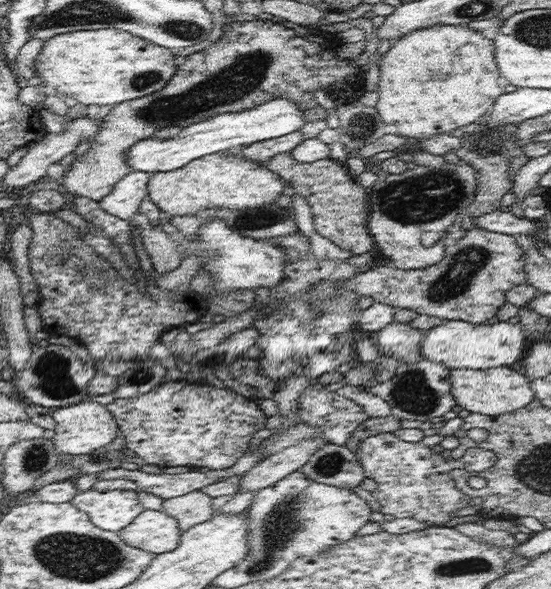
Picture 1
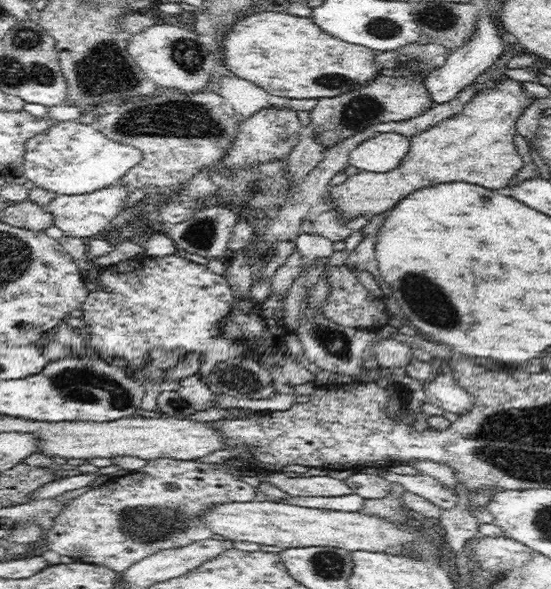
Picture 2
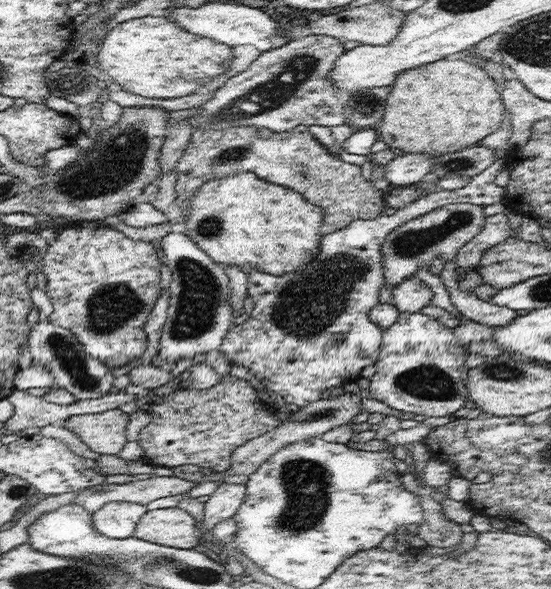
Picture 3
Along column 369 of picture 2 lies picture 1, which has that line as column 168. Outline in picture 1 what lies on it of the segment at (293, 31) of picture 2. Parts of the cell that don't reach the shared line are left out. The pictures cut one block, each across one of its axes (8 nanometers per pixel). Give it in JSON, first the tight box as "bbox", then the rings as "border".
{"bbox":[35,30,178,105],"border":[[[80,30],[44,41],[35,62],[36,76],[46,90],[72,103],[115,105],[162,90],[178,70],[174,56],[172,49],[124,30]]]}

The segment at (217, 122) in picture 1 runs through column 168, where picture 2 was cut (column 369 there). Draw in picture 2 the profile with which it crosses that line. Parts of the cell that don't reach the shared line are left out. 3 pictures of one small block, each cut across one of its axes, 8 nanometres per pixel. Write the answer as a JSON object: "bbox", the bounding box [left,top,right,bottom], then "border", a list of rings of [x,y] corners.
{"bbox":[349,132,411,172],"border":[[[396,132],[382,133],[358,143],[349,154],[350,166],[359,171],[390,172],[410,148],[411,139]]]}

